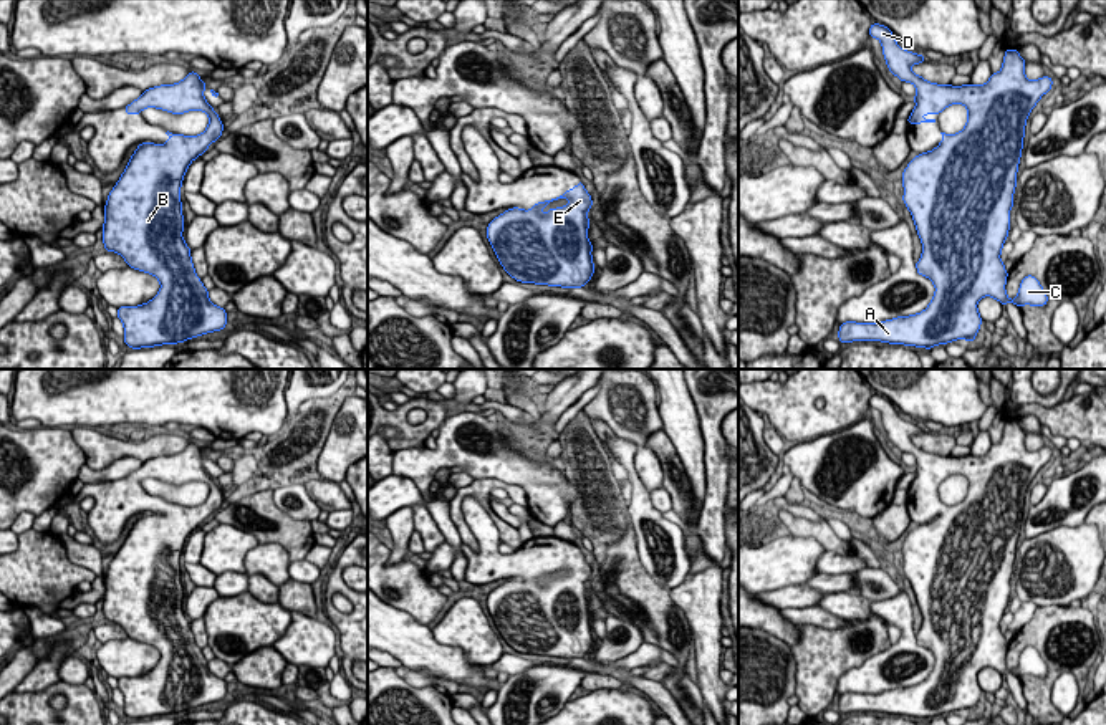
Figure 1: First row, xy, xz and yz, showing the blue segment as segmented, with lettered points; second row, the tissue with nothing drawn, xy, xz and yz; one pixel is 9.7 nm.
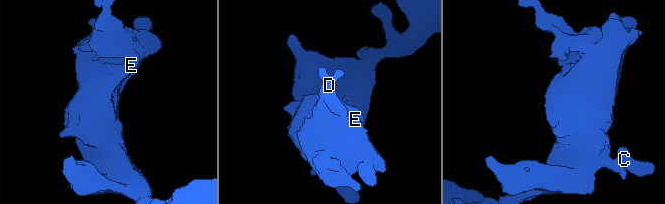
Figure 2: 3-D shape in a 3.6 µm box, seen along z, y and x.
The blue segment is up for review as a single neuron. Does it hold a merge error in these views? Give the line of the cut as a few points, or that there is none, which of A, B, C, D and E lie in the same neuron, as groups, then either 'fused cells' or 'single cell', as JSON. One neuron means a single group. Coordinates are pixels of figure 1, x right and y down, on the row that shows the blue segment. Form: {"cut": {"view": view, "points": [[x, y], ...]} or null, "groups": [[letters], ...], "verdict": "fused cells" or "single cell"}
{"cut": null, "groups": [["A", "B", "C", "D", "E"]], "verdict": "single cell"}

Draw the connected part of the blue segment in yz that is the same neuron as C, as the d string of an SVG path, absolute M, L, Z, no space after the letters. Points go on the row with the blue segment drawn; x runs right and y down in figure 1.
M871 25L869 36L881 41L889 73L916 86L916 108L907 118L909 124L935 122L935 119L922 116L940 114L950 104L967 108L967 124L957 134L940 132L944 136L940 144L929 152L917 154L902 172L902 200L922 242L922 255L916 268L919 275L934 283L932 301L924 311L911 316L881 323L846 321L839 324L839 343L882 341L930 349L955 339L975 341L982 324L977 310L980 298L992 296L1002 305L1013 303L1018 308L1023 305L1045 306L1048 301L1040 281L1031 275L1022 280L1017 298L1010 300L1005 291L1008 273L1000 253L1010 230L1010 209L1013 207L1025 124L1040 98L1053 88L1053 81L1050 76L1028 79L1025 76L1027 61L1012 48L1005 51L1002 70L982 86L935 84L912 73L911 66L924 63L926 58L902 50L887 26Z

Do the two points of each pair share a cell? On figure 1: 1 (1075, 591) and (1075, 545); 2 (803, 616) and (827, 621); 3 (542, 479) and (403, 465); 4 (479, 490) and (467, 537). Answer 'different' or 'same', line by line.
1: same
2: same
3: same
4: same

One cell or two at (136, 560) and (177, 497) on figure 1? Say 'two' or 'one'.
two

